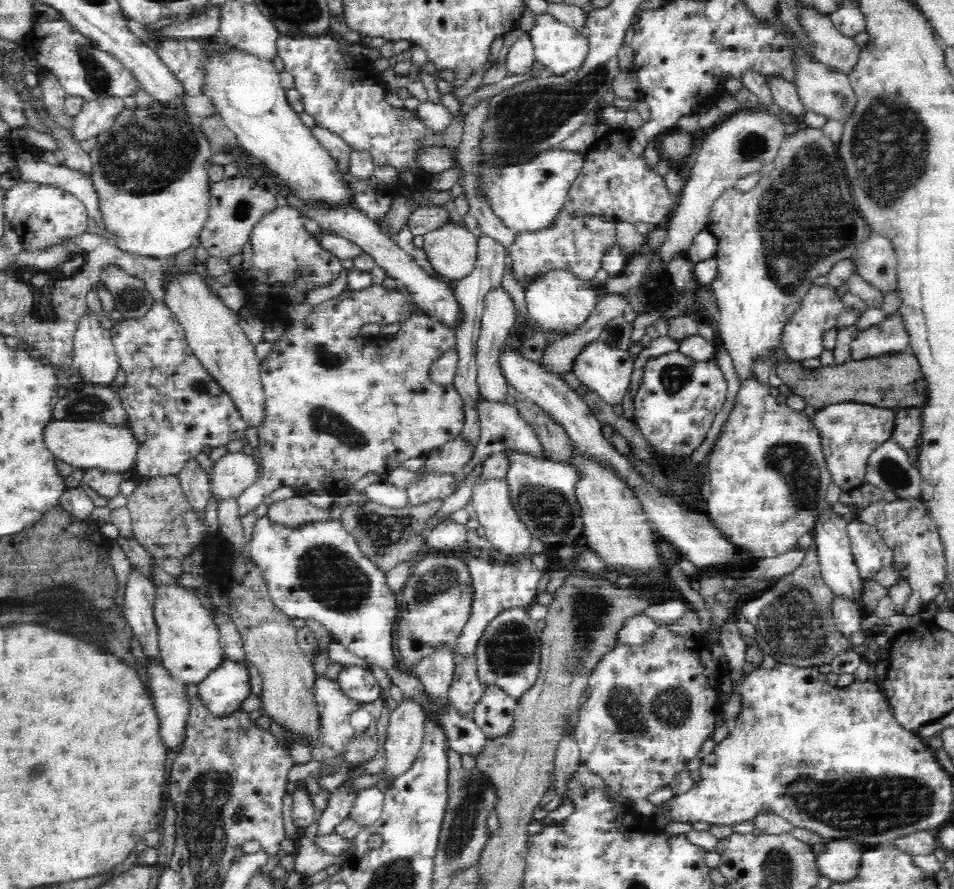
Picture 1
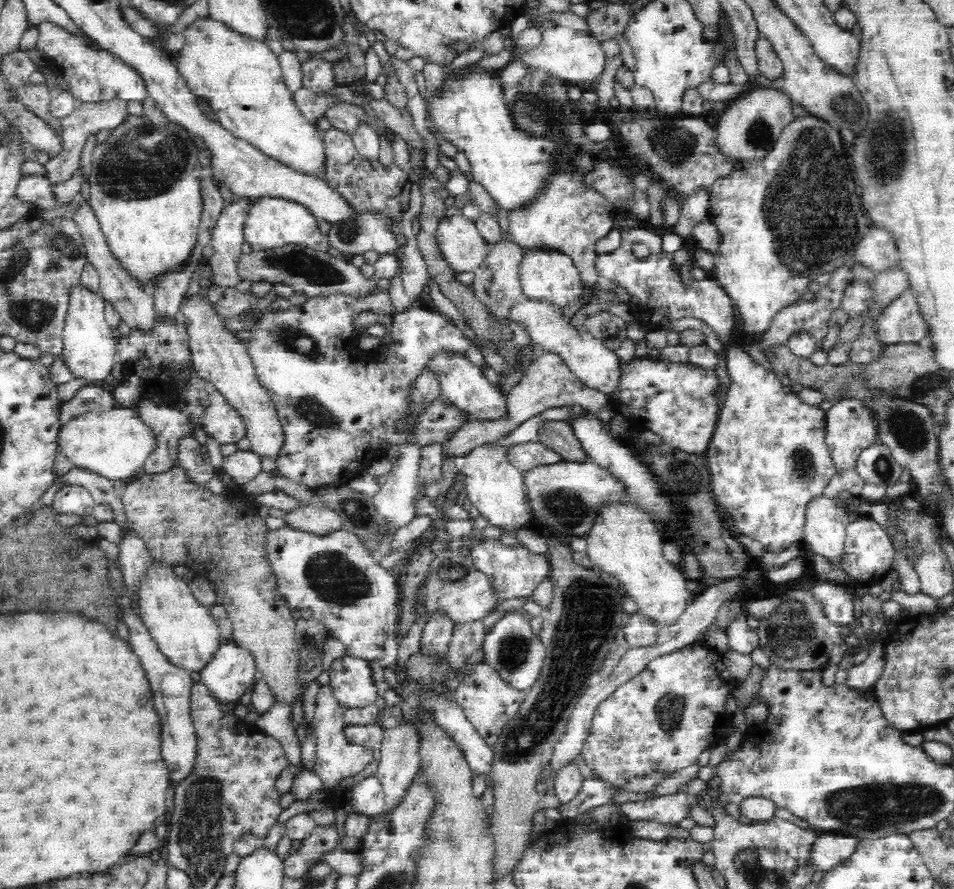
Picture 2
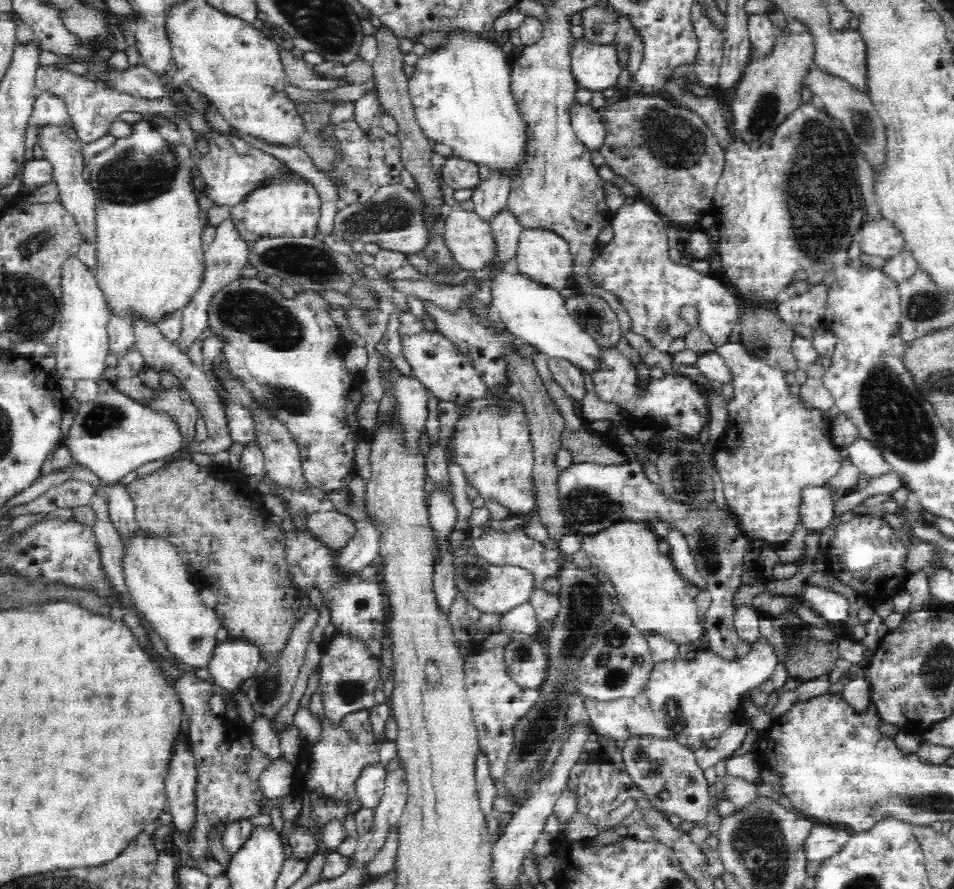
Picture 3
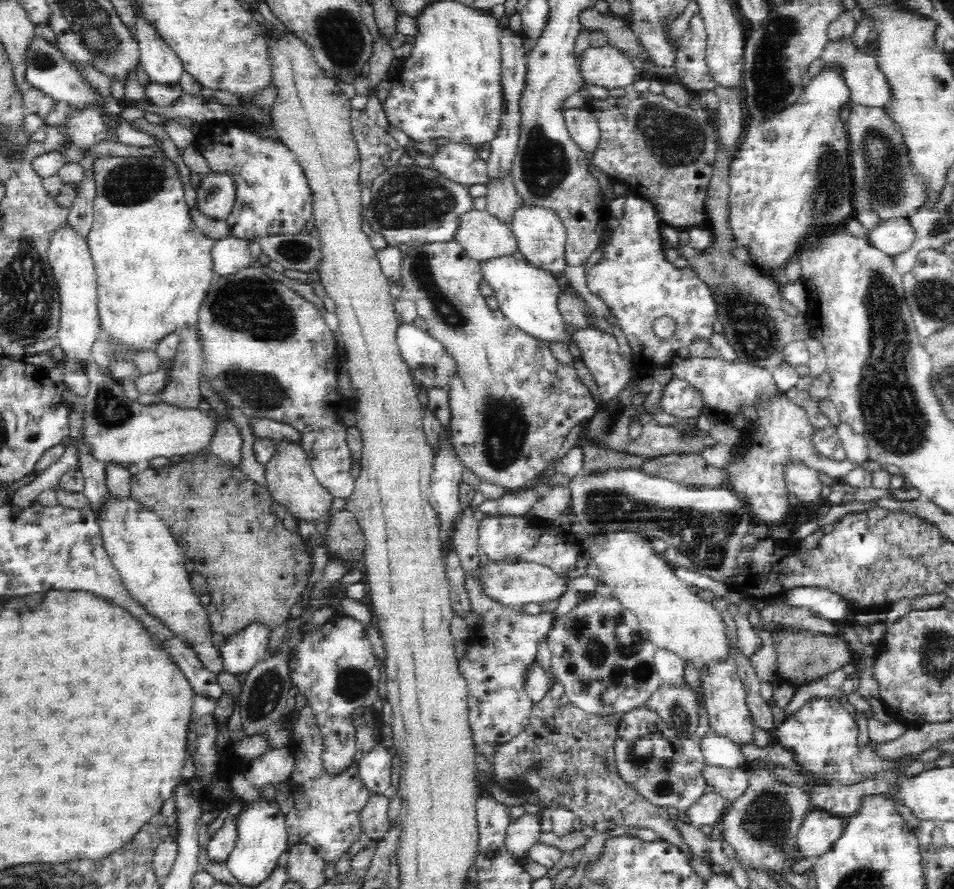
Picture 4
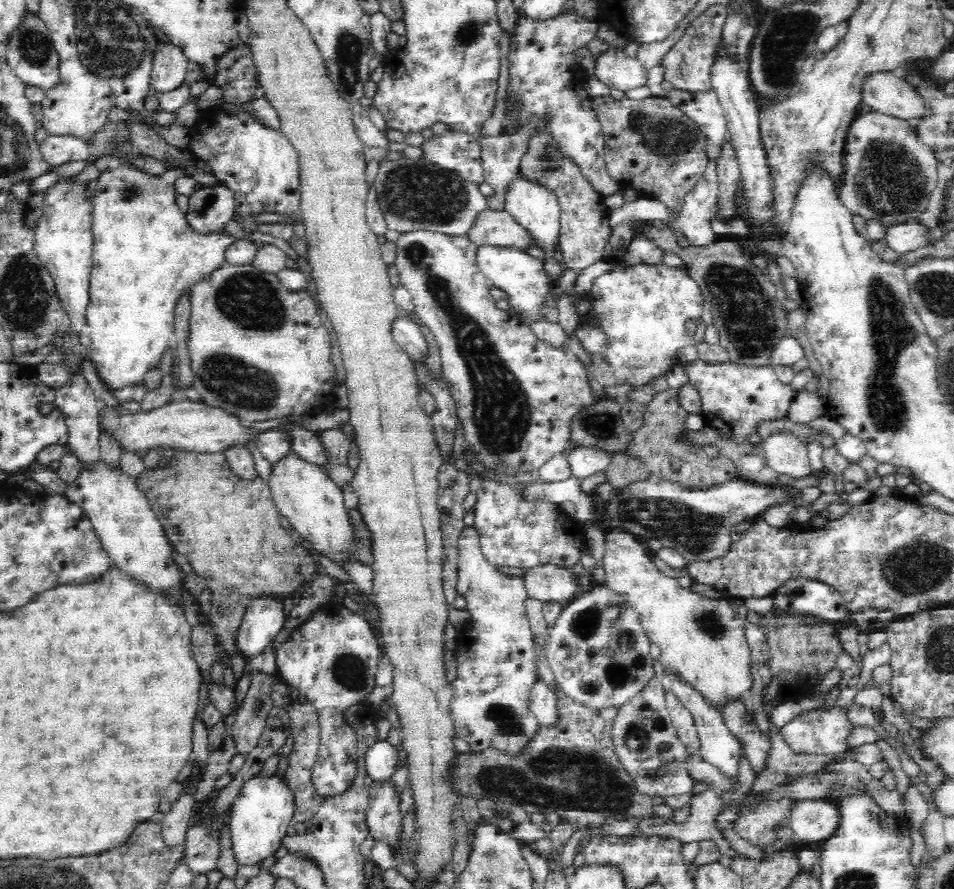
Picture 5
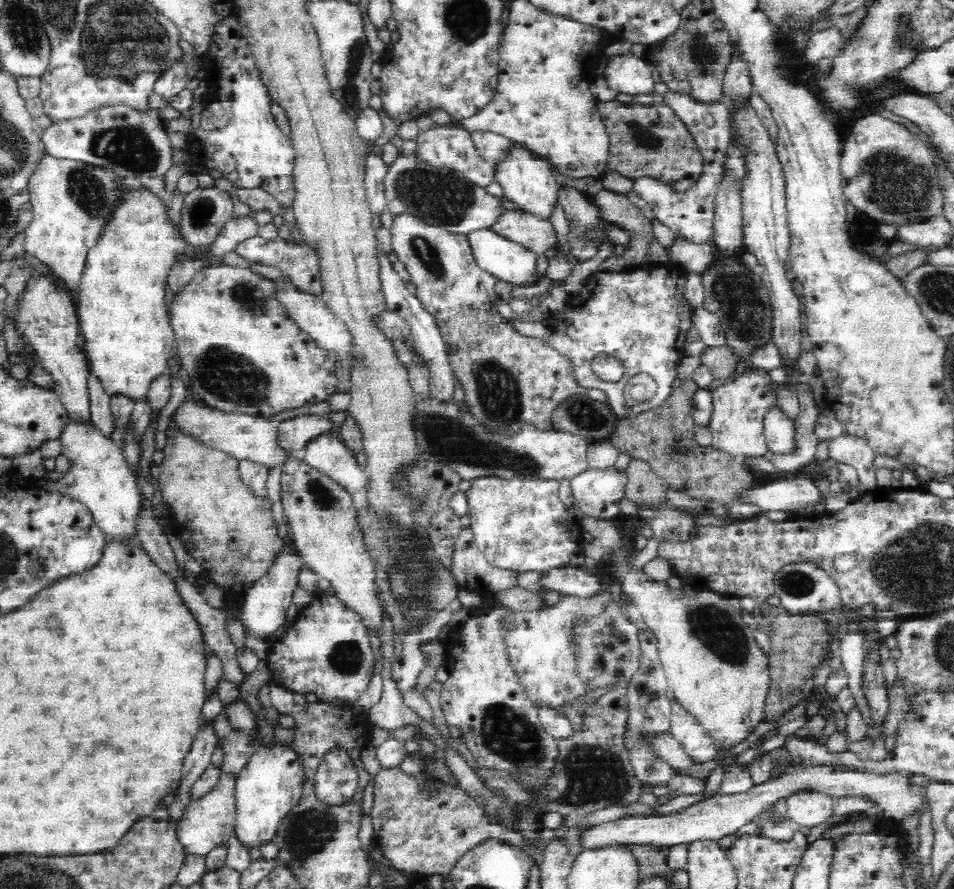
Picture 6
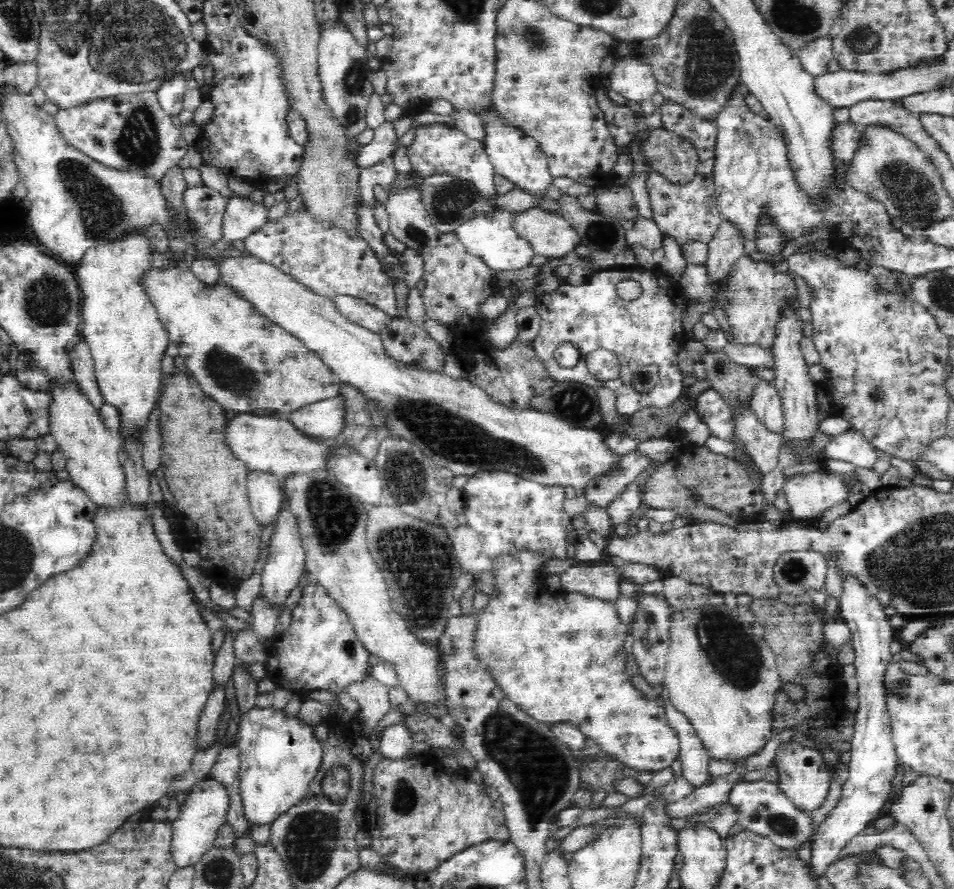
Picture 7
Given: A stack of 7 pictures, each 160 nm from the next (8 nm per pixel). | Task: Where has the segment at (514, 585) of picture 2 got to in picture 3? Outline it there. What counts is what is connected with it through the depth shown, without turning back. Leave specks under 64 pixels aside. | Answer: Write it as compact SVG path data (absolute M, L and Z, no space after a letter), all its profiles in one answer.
M484 530L482 536L473 542L476 554L494 565L515 565L530 570L536 579L536 588L549 577L557 577L563 565L567 562L567 555L559 549L550 550L544 542L528 538L526 530L514 532L498 532L498 530Z

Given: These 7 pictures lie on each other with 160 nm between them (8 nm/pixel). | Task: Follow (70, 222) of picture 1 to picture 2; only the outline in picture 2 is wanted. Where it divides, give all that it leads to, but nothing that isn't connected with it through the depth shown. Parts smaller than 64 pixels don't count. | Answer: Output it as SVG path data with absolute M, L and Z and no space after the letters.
M28 174L23 176L16 188L16 195L20 199L30 201L33 211L40 211L42 218L40 222L52 220L61 216L72 216L73 205L57 206L52 188L49 187L48 179L42 174Z

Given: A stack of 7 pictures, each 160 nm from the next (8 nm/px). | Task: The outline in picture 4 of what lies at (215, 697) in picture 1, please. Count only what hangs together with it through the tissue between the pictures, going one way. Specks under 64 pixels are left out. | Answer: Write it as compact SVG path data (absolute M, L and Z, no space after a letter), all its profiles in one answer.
M260 621L240 629L235 635L229 636L219 653L224 663L224 670L235 675L248 672L255 664L268 661L268 642L270 628Z

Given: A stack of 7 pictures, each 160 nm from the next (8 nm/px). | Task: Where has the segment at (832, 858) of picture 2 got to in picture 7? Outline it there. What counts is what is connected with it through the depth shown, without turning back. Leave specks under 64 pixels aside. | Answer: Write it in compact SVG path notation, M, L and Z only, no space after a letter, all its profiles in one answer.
M785 741L776 749L773 760L778 774L778 786L788 799L806 811L813 811L822 806L828 795L830 772L821 751L802 746L795 741Z

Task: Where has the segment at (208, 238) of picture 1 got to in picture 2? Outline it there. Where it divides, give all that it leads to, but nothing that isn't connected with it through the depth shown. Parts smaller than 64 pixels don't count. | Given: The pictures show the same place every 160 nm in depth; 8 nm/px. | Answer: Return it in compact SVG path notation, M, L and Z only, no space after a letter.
M234 198L224 206L211 234L214 254L206 260L210 287L234 288L240 281L237 267L242 254L243 224L250 199Z

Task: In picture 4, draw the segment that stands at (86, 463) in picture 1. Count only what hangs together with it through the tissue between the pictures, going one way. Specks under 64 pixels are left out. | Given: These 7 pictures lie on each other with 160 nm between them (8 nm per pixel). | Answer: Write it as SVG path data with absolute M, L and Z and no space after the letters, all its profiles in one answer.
M95 361L85 366L89 378L89 391L84 399L84 435L91 444L92 453L102 463L116 461L125 467L131 464L146 466L156 456L181 459L186 454L200 454L210 447L216 432L215 415L196 408L180 408L158 403L142 405L125 396L119 382L108 373L101 372Z

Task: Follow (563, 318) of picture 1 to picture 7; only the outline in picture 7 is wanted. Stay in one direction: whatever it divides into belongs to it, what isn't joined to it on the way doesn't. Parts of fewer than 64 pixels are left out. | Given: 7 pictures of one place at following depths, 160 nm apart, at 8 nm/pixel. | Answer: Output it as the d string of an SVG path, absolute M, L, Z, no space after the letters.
M484 107L479 114L483 122L484 140L483 146L486 155L494 166L494 172L508 177L510 181L516 183L516 187L530 192L545 193L545 188L552 183L547 158L540 149L538 142L532 136L528 136L520 127L511 125L506 117L500 115L498 109Z

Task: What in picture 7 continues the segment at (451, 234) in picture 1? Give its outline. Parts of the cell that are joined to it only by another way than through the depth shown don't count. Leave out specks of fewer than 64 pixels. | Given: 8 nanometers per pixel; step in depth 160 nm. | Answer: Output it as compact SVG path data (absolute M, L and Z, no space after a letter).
M529 208L516 213L514 228L531 244L535 254L560 259L580 246L580 235L562 214L544 208Z

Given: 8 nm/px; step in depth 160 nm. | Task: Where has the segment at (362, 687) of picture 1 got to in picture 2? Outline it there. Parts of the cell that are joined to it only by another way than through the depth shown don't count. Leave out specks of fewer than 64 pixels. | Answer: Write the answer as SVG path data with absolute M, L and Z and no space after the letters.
M344 653L329 668L330 688L336 704L342 708L364 708L378 696L370 661Z

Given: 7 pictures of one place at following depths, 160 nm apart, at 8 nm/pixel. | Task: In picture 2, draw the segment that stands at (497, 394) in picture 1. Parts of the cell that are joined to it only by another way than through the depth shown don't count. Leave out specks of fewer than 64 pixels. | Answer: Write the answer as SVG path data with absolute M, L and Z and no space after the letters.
M512 233L506 236L499 236L490 246L488 254L482 266L478 267L474 273L473 288L478 299L488 307L488 311L495 313L500 321L508 321L507 310L523 295L521 281L519 278L519 266L524 254L522 247L514 241Z

